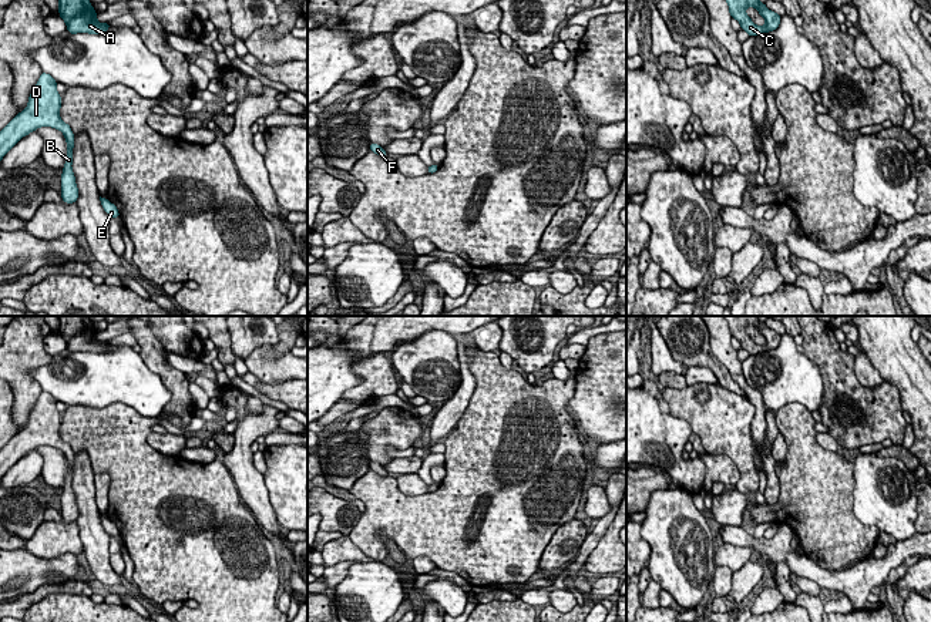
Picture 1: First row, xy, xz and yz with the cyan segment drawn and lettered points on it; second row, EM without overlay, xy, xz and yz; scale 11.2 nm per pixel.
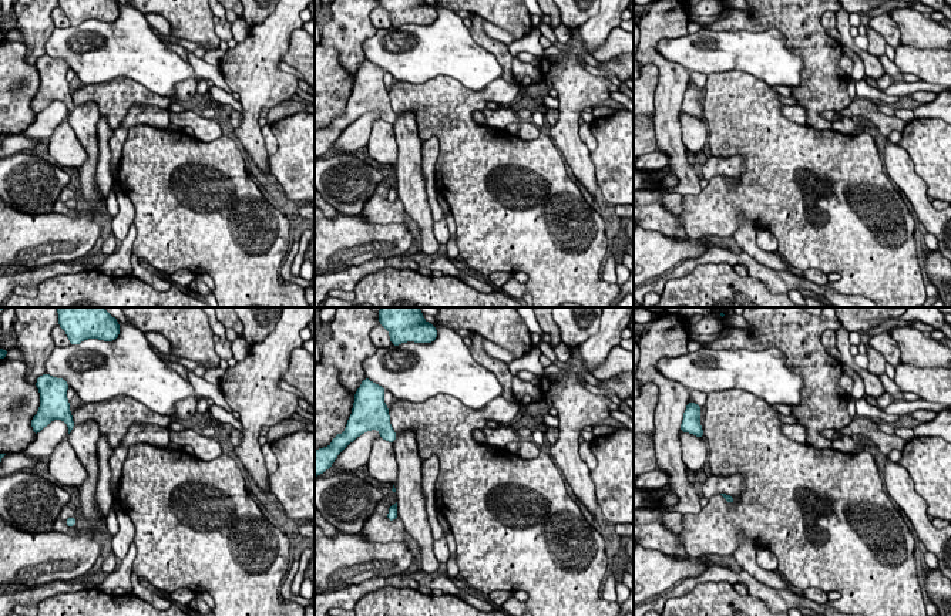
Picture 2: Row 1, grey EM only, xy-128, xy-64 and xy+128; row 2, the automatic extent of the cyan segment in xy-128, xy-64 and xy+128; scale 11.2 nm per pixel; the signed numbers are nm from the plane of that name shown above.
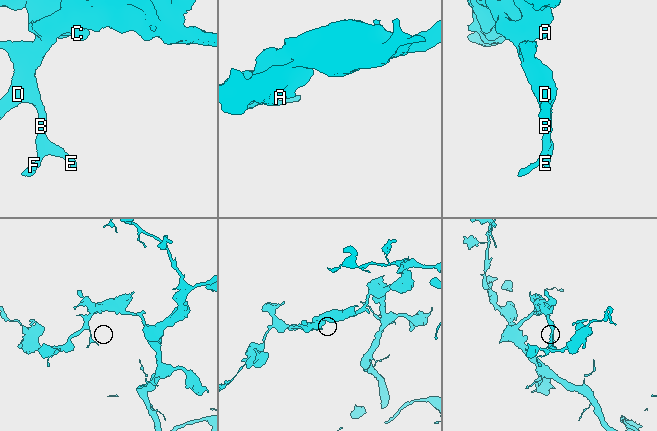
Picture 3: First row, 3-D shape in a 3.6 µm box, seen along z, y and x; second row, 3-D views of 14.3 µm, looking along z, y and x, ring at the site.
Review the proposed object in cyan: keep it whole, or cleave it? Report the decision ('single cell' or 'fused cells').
single cell

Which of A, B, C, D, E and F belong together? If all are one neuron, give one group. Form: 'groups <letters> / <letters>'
groups A B C D E F

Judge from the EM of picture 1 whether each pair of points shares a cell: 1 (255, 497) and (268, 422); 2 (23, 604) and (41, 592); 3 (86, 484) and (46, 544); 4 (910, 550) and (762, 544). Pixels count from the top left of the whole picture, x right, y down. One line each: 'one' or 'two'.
1: one
2: one
3: two
4: one

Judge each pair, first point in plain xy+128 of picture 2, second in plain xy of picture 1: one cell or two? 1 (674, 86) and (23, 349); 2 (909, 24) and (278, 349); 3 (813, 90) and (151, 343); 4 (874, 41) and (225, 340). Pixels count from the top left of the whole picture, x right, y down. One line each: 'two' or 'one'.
1: one
2: two
3: one
4: one

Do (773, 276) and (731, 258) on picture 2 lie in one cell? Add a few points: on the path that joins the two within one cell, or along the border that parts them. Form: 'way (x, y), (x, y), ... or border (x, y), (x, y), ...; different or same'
way (763, 273), (746, 259), (741, 259); same

